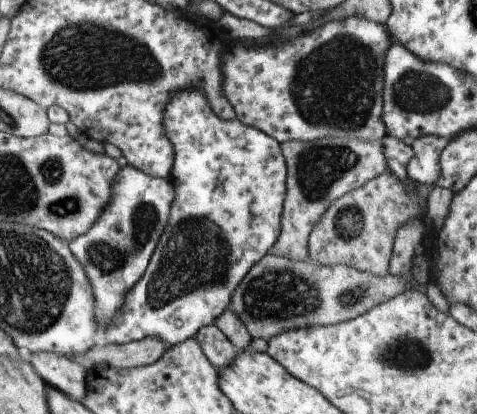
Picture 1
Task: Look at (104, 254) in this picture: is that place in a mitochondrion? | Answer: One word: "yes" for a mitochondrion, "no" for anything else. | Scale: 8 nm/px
yes

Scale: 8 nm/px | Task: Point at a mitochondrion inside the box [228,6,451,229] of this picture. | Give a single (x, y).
(334, 86)

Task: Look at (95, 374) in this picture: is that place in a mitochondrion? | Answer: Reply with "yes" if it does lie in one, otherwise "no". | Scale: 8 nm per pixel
no

